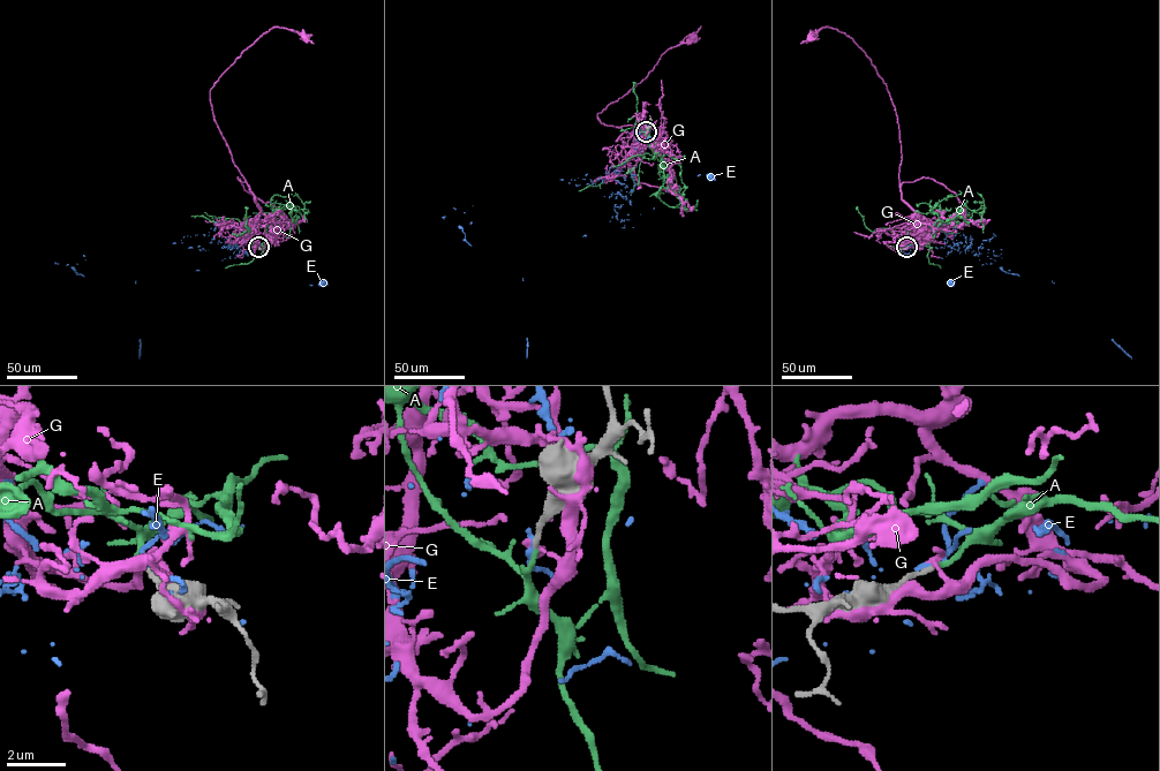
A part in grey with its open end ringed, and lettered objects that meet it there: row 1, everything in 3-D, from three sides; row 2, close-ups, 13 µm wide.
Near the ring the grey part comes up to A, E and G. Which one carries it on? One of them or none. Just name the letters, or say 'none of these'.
A

